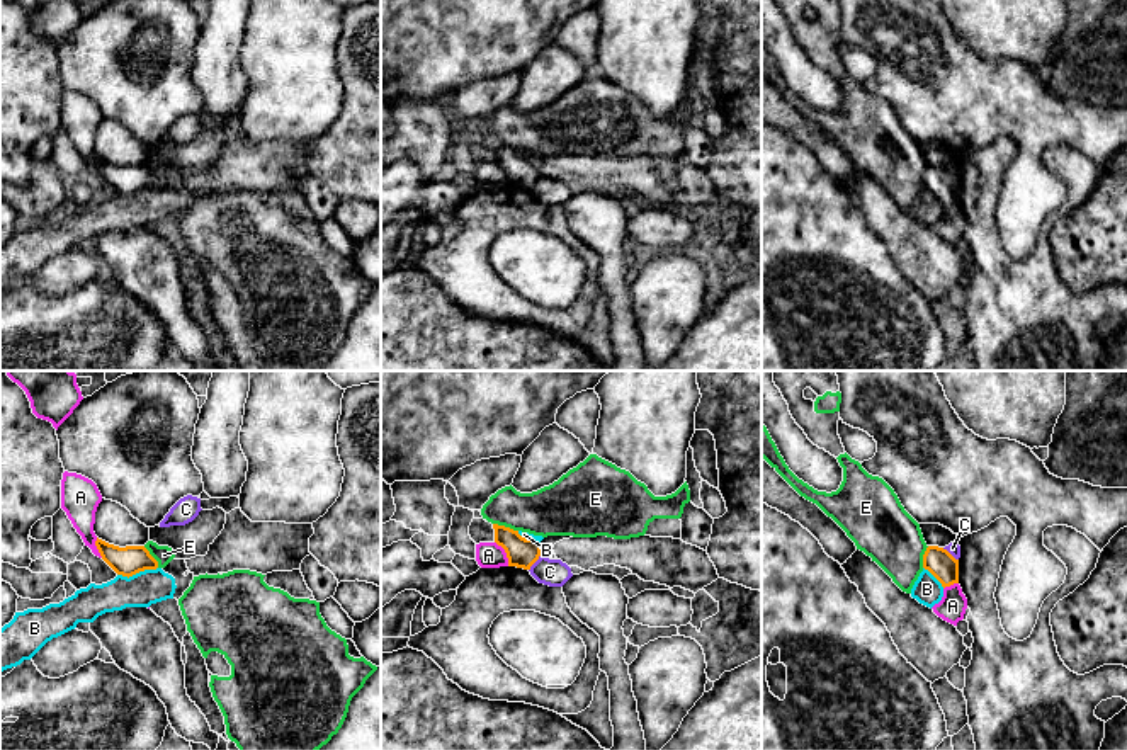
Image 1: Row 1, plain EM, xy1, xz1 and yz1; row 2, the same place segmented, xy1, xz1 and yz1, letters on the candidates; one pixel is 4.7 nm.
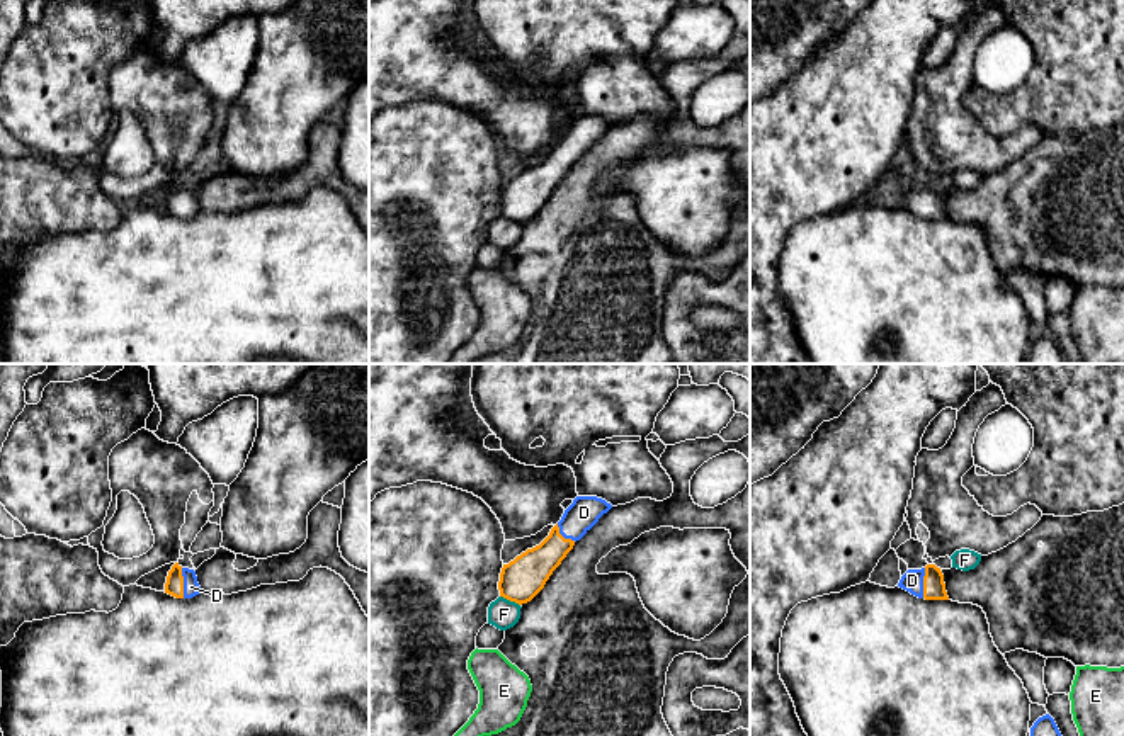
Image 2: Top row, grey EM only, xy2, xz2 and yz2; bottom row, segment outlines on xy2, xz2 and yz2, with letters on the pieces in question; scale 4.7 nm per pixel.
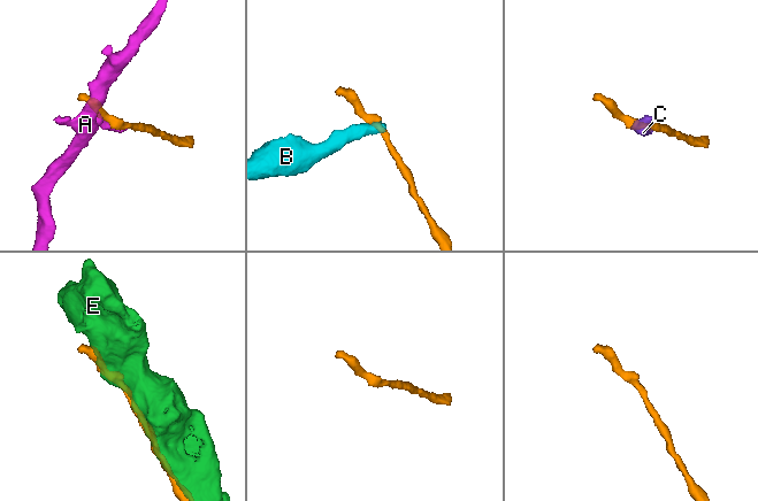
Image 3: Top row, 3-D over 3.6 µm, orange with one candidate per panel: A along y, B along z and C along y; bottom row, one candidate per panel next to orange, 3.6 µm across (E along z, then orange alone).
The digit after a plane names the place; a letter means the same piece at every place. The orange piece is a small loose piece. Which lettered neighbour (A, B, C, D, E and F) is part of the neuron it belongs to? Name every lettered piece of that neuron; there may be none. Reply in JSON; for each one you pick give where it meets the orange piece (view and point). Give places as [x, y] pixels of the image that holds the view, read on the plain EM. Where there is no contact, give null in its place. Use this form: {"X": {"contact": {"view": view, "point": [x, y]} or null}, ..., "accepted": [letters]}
{"D": {"contact": {"view": "xy2", "point": [182, 203]}}, "accepted": ["D"]}

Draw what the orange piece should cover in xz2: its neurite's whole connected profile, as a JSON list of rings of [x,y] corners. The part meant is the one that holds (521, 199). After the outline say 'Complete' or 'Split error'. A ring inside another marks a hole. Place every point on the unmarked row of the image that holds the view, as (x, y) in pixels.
[[[576,116],[539,165],[503,184],[498,201],[500,216],[519,224],[531,221],[544,207],[575,161],[610,127],[612,124],[602,117]]]. Split error

